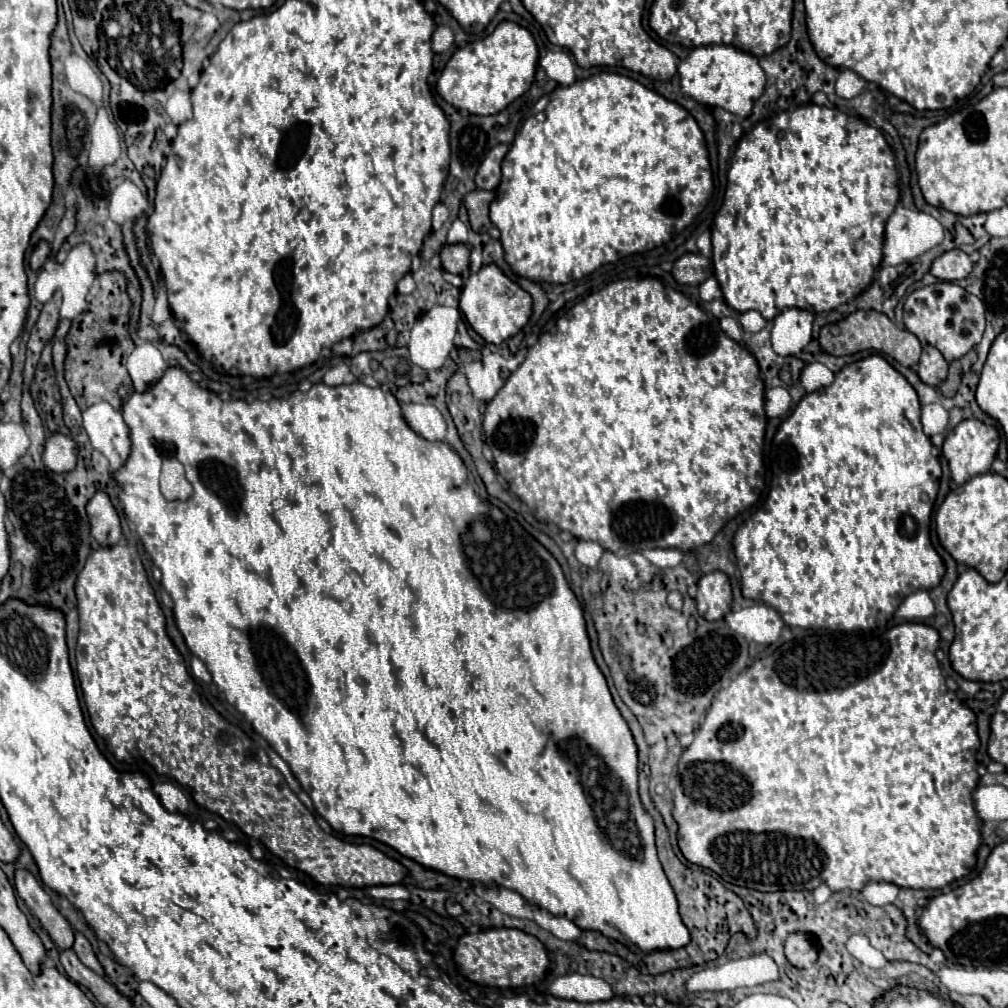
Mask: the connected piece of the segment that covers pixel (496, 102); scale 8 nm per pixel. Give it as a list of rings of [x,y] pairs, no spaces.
[[[501,22],[493,34],[469,42],[449,58],[447,68],[443,68],[437,82],[437,92],[457,110],[467,110],[469,114],[479,116],[497,114],[531,88],[537,58],[539,52],[533,36],[515,22]]]

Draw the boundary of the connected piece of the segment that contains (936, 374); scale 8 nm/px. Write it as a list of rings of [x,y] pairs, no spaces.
[[[925,344],[917,366],[919,378],[929,386],[939,386],[947,378],[947,360],[937,352],[937,348]]]

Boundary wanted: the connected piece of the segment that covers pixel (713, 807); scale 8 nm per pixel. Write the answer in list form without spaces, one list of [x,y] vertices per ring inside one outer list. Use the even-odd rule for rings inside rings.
[[[915,622],[893,626],[885,632],[821,632],[801,640],[781,644],[771,656],[755,660],[741,672],[729,688],[713,696],[705,722],[695,732],[695,740],[683,750],[677,770],[681,786],[675,788],[673,818],[679,826],[677,842],[683,856],[701,868],[709,868],[725,882],[759,892],[815,890],[825,884],[831,892],[861,890],[867,882],[891,882],[901,888],[945,888],[969,874],[975,866],[975,850],[981,844],[979,818],[971,792],[979,782],[975,752],[979,748],[977,718],[955,700],[939,670],[935,650],[939,634],[935,628]]]

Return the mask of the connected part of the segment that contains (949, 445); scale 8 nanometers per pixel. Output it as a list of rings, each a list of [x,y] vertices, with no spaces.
[[[975,418],[969,420],[961,420],[957,424],[955,430],[951,430],[943,442],[943,456],[949,462],[949,470],[951,470],[951,478],[955,484],[965,484],[969,478],[985,474],[991,470],[991,464],[995,460],[997,454],[997,446],[999,446],[999,434],[993,426],[987,426]]]

